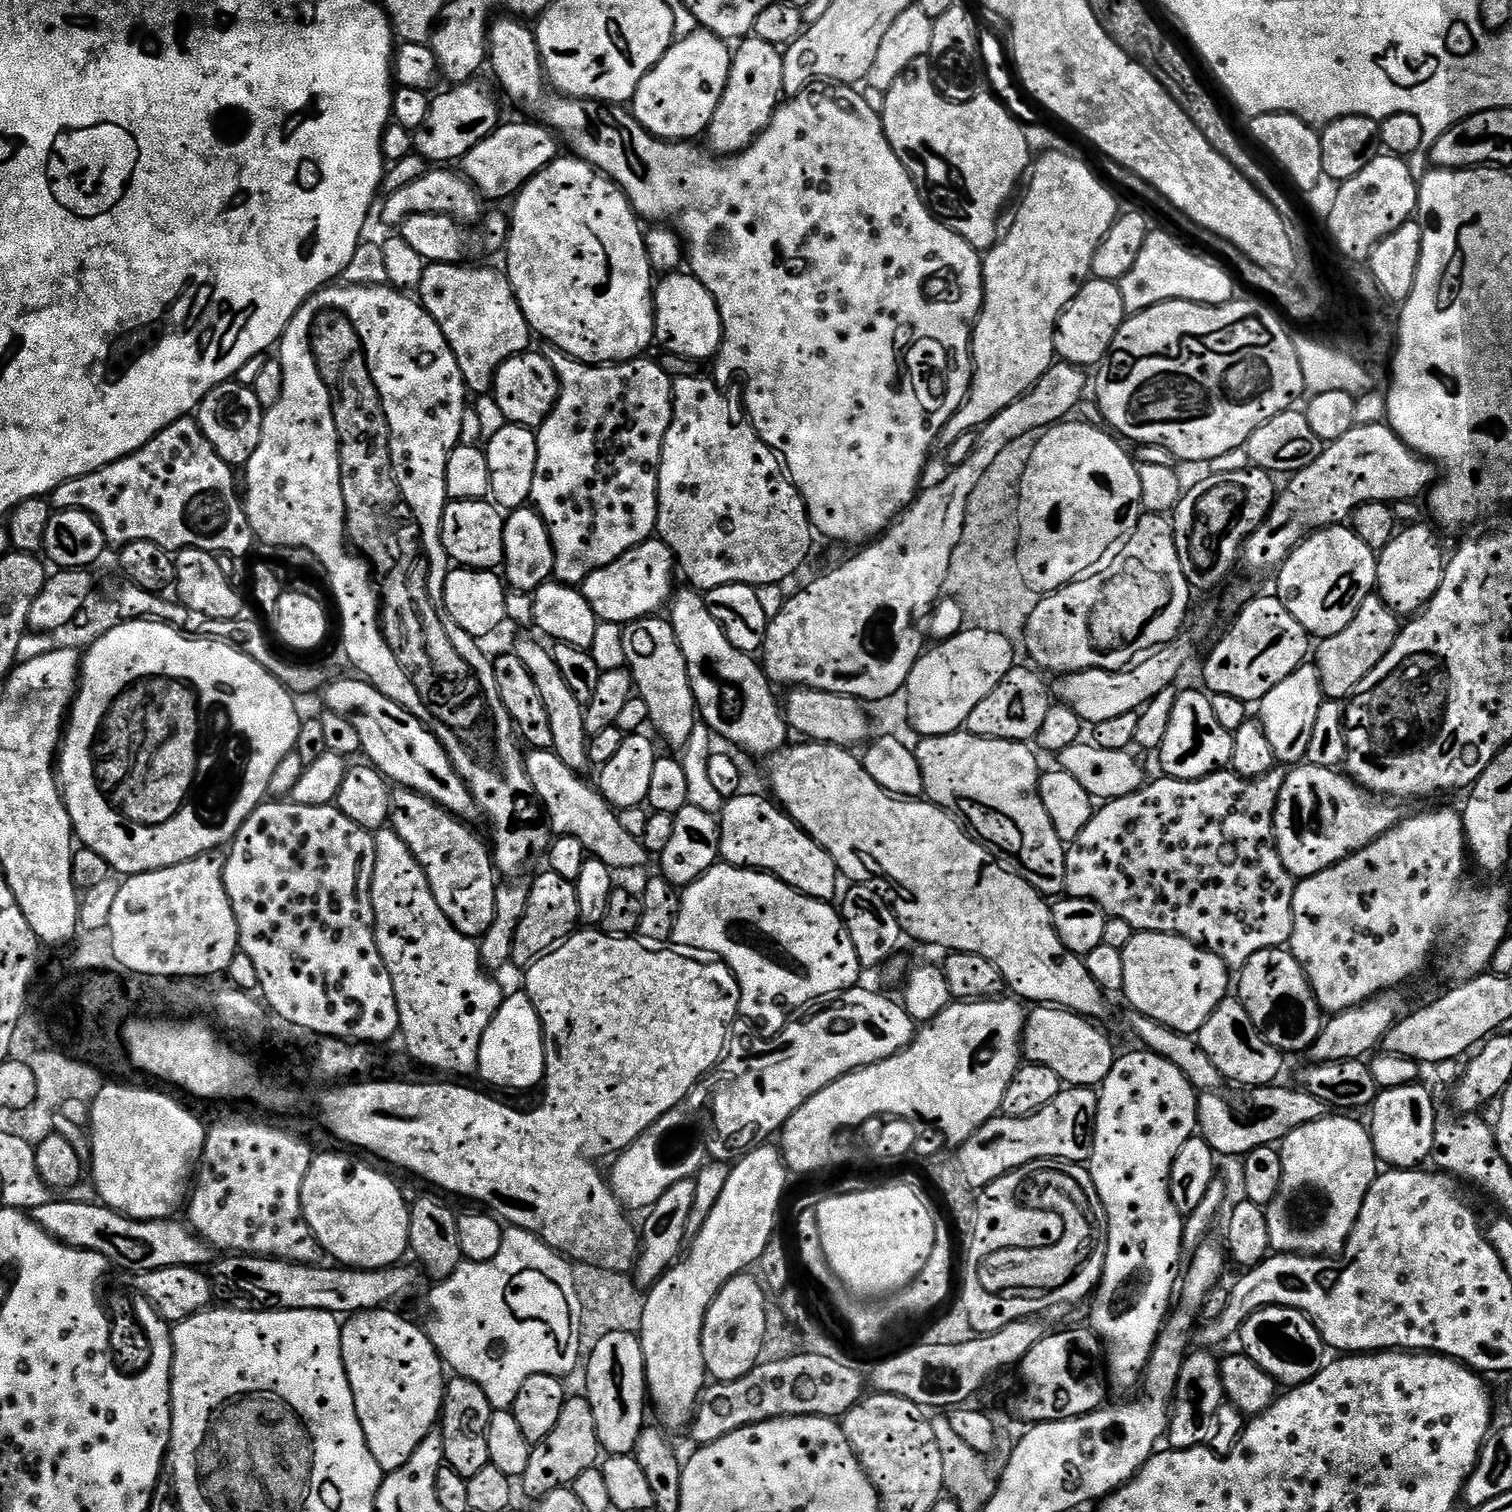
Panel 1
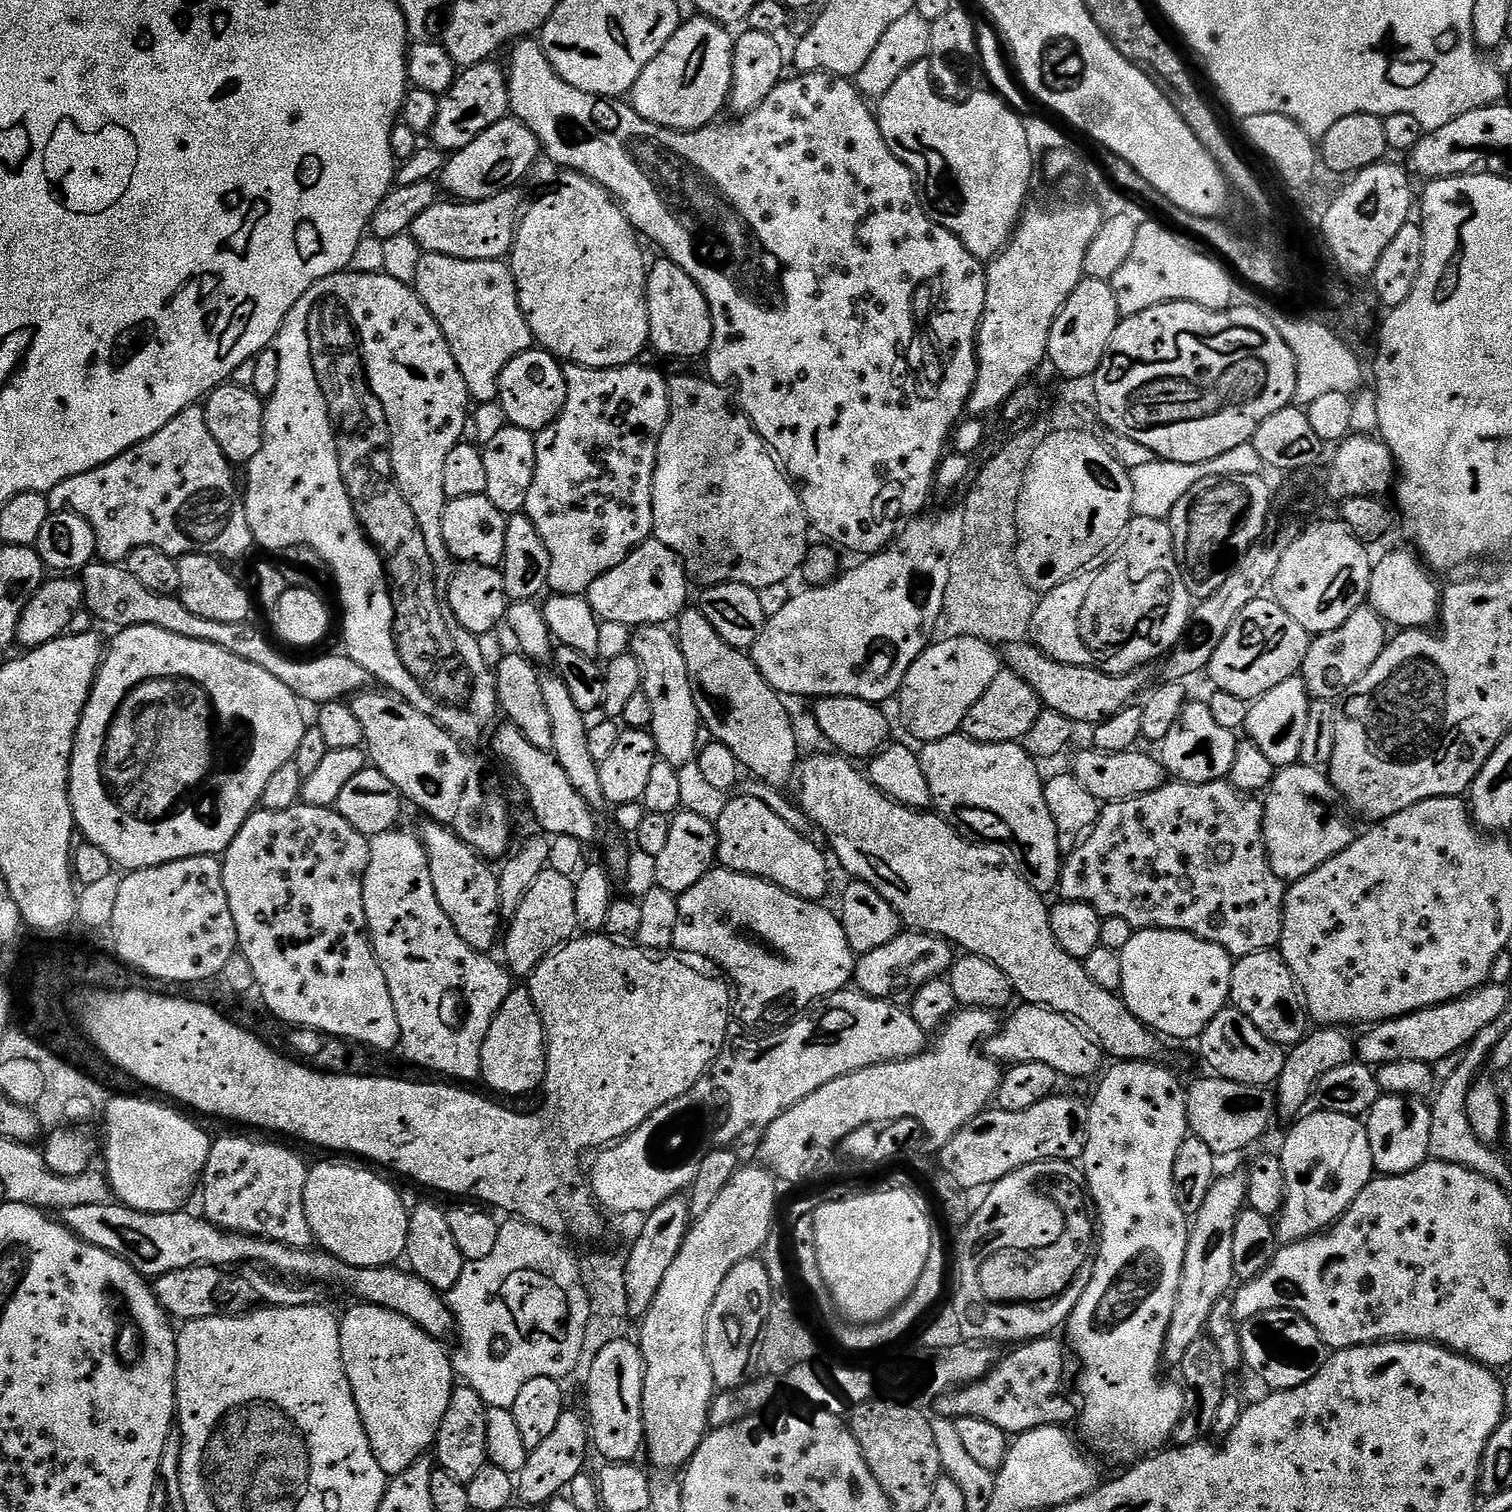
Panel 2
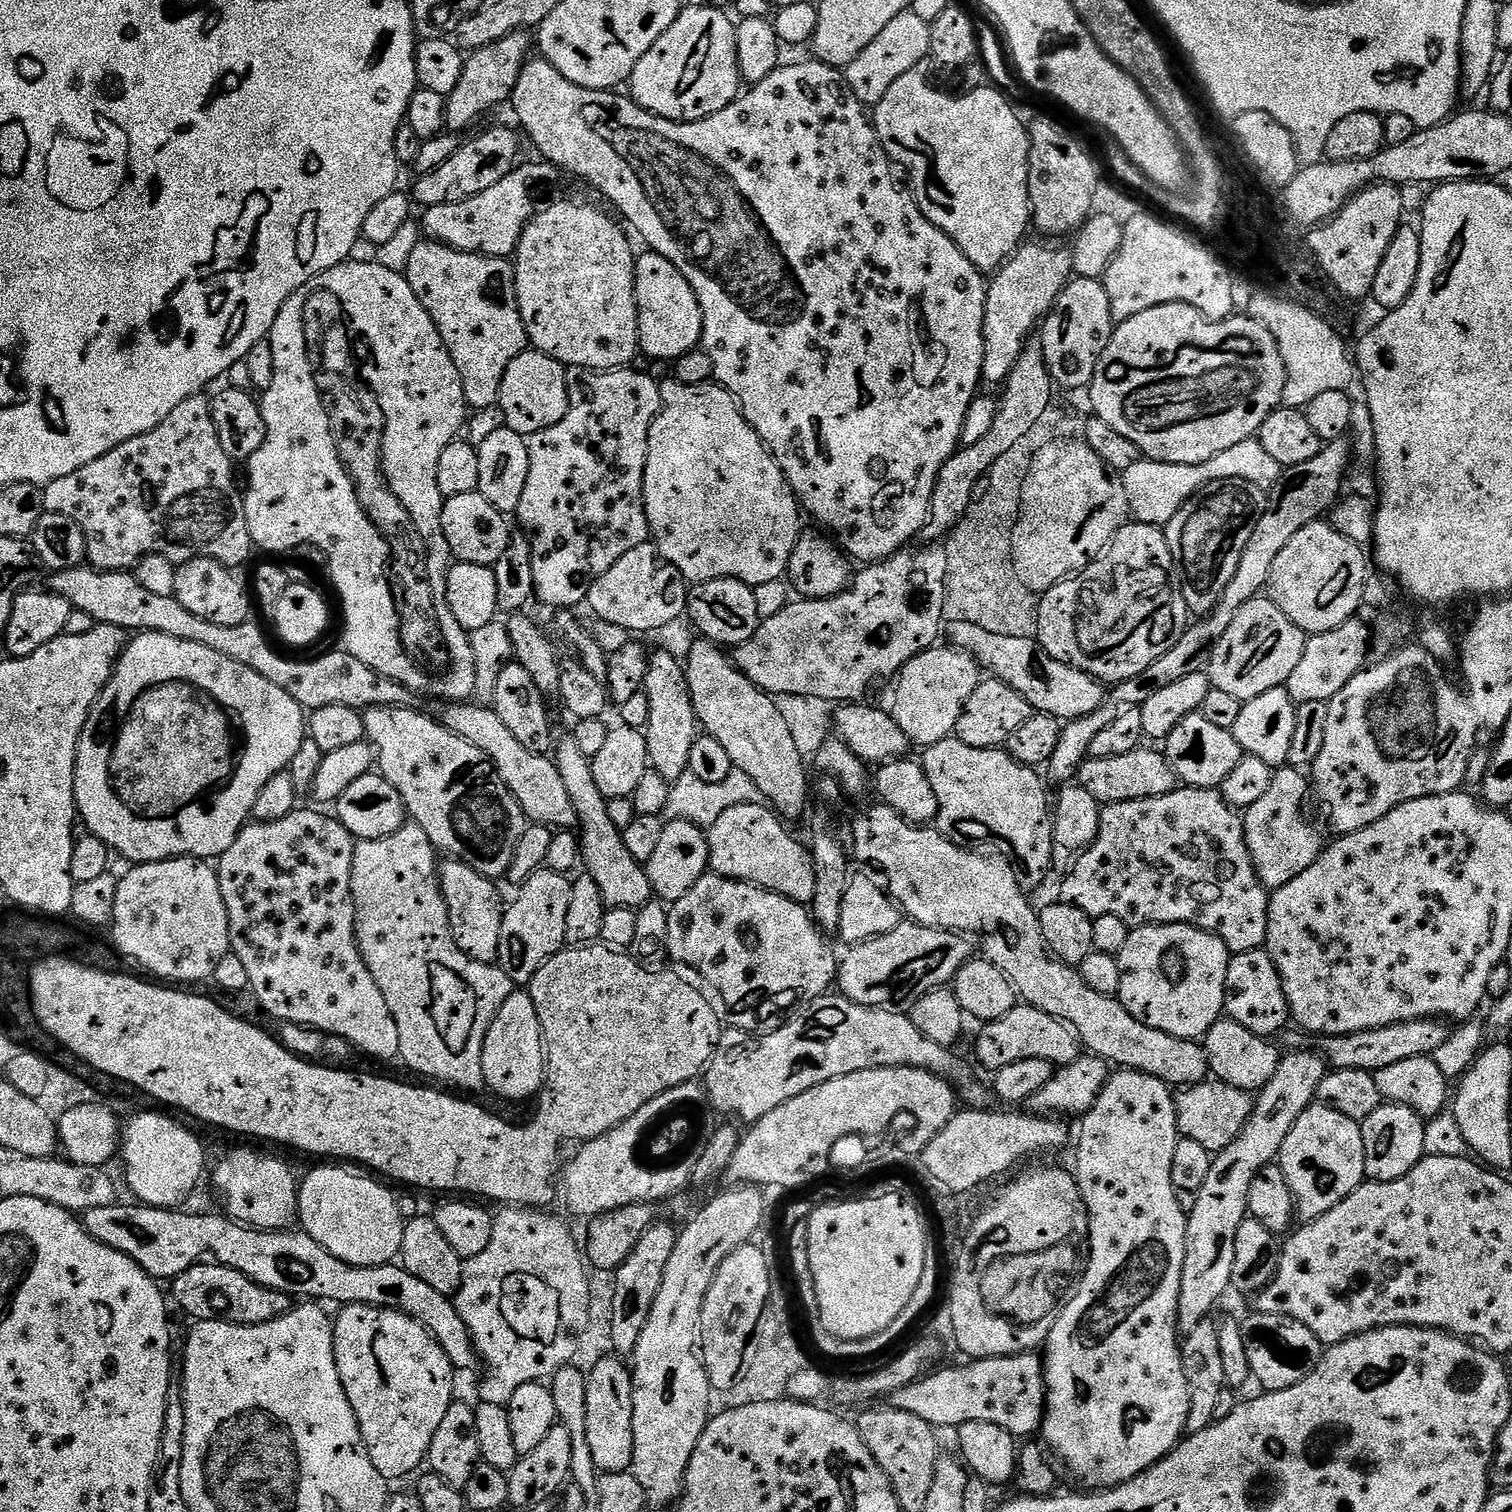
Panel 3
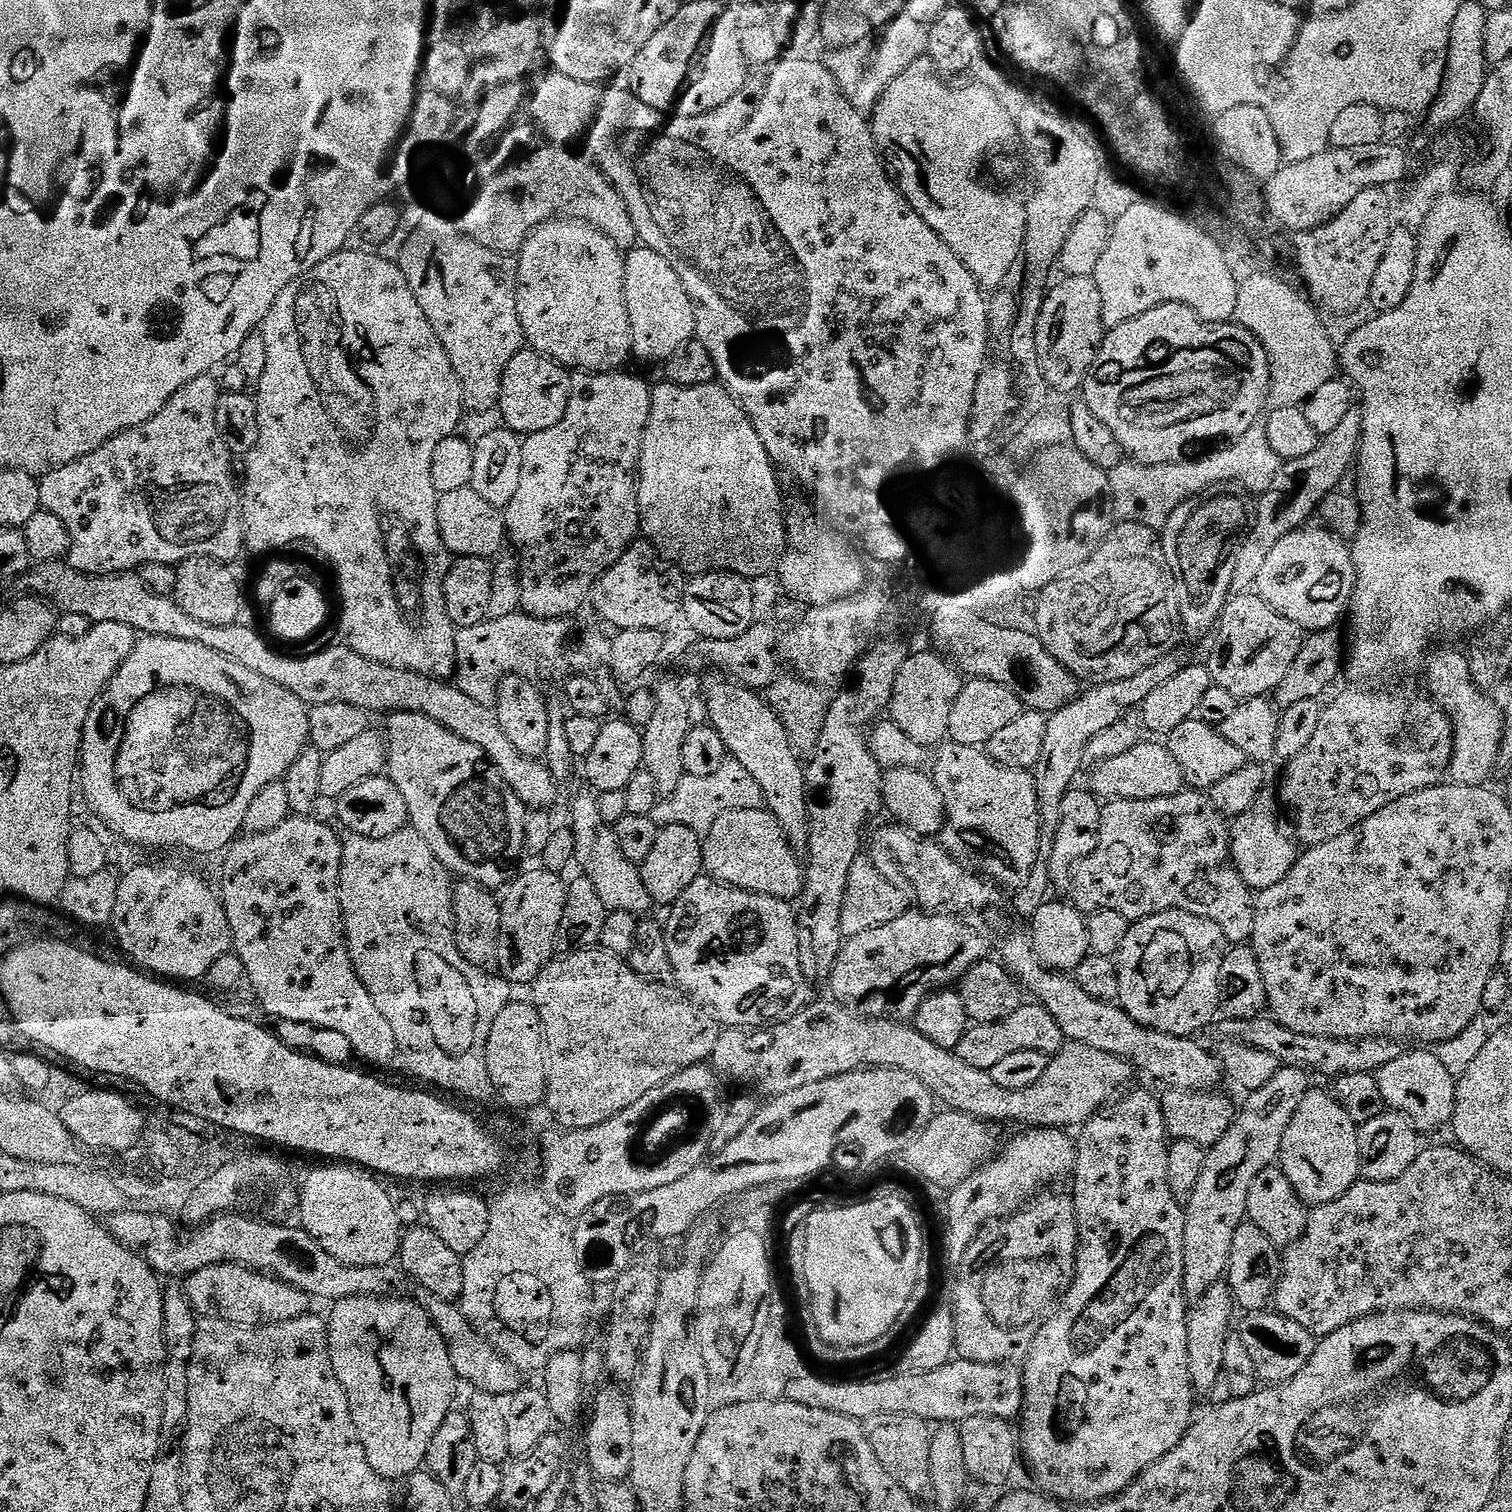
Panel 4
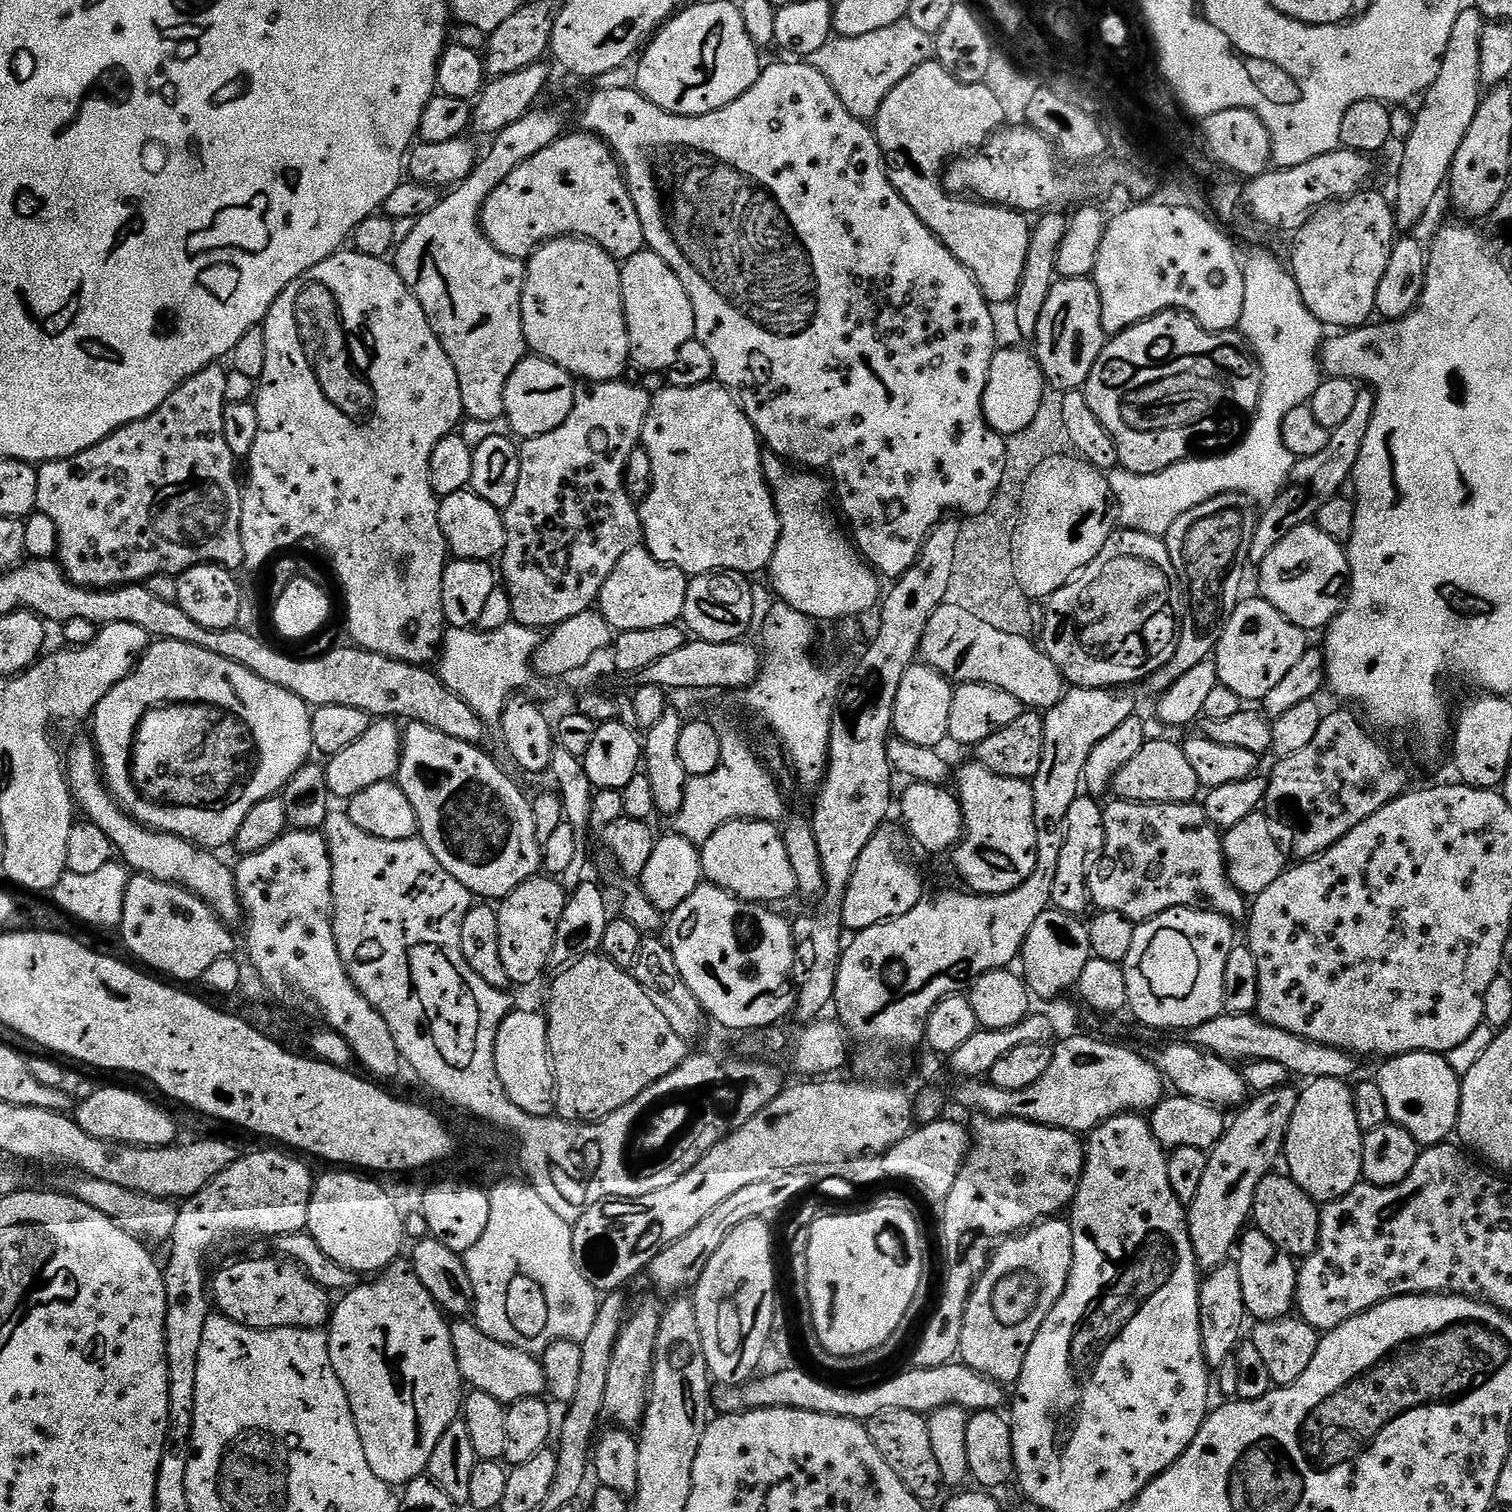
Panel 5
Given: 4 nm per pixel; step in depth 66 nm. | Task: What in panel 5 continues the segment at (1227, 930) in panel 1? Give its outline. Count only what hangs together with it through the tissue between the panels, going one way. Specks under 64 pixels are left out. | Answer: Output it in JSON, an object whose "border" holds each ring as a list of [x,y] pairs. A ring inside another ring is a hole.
{"border":[[[1113,799],[1112,805],[1104,808],[1104,846],[1099,857],[1100,865],[1095,865],[1094,870],[1088,873],[1088,899],[1101,912],[1113,912],[1122,914],[1133,922],[1153,920],[1158,914],[1175,908],[1202,908],[1209,912],[1217,912],[1227,916],[1233,922],[1243,921],[1249,915],[1249,901],[1241,894],[1228,877],[1228,863],[1224,861],[1224,841],[1221,829],[1210,822],[1210,818],[1204,812],[1199,803],[1190,804],[1140,804],[1136,800]]]}

